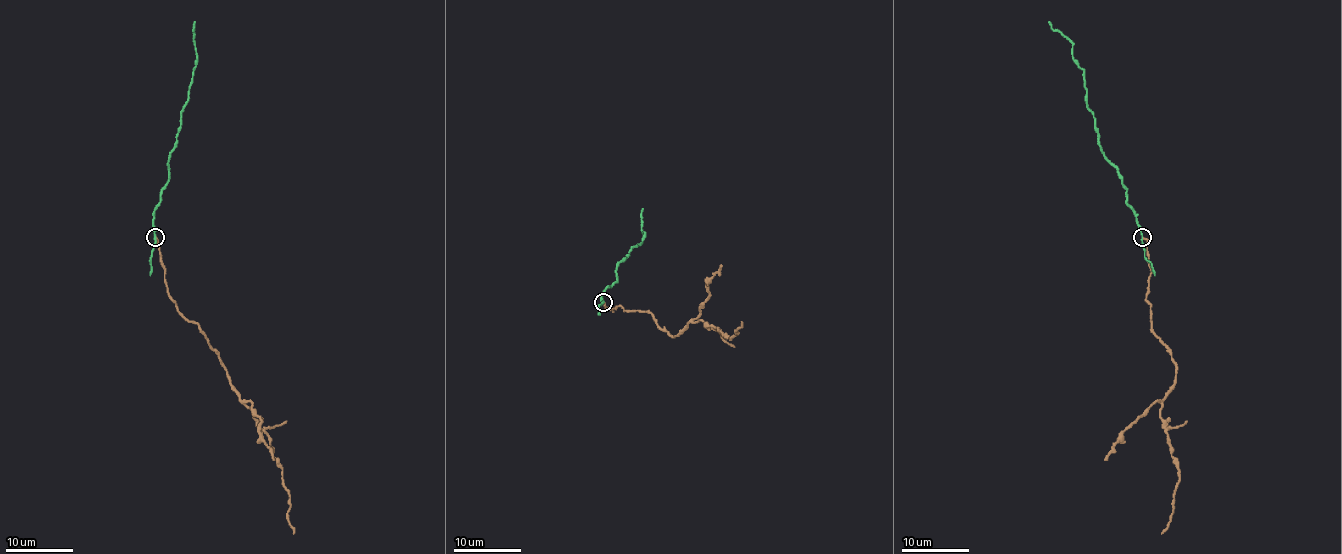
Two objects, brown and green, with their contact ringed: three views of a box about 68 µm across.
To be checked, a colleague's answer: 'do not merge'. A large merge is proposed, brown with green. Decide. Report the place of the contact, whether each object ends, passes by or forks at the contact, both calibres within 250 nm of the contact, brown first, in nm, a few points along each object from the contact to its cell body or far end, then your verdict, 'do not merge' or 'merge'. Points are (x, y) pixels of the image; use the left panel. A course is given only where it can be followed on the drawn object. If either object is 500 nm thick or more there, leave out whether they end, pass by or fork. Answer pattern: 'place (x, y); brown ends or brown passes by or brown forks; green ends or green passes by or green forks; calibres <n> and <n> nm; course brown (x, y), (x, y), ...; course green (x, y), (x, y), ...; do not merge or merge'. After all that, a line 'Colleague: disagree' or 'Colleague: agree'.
place (155, 237); brown ends; green passes by; calibres 160 and 130 nm; course brown (155, 236), (170, 299), (216, 352), (229, 384), (268, 436), (290, 497), (287, 518), (294, 533); course green (155, 236), (153, 211), (168, 180), (168, 157), (177, 141), (180, 113), (185, 106), (197, 55), (194, 21); do not merge
Colleague: agree

